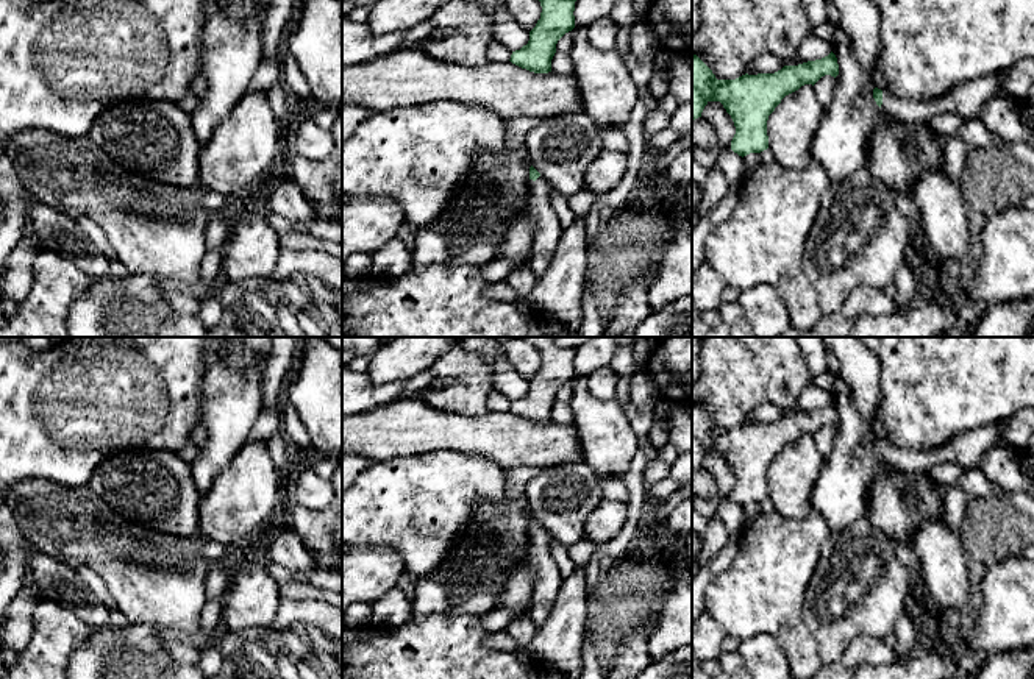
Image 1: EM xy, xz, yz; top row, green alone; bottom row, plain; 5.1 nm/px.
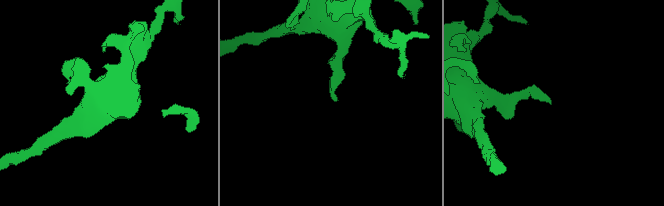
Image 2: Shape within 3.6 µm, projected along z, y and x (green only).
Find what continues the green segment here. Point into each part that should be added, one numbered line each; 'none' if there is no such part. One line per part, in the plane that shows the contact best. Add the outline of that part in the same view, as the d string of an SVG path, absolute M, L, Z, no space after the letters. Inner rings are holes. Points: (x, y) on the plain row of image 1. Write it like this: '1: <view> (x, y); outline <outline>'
1: yz (966, 448); outline M989 425L962 432L934 450L897 448L889 440L882 440L881 459L900 470L928 471L945 462L959 464L967 470L976 467L982 453L1000 443L1000 439L1000 425Z

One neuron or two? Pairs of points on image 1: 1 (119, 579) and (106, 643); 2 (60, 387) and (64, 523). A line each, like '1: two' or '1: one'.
1: two
2: two

